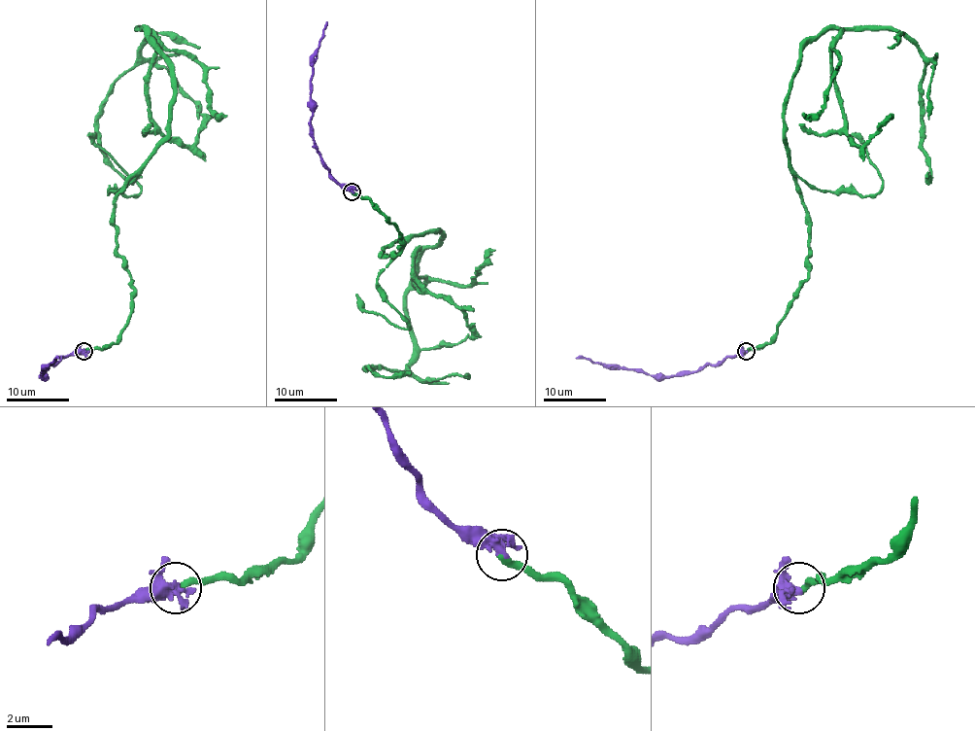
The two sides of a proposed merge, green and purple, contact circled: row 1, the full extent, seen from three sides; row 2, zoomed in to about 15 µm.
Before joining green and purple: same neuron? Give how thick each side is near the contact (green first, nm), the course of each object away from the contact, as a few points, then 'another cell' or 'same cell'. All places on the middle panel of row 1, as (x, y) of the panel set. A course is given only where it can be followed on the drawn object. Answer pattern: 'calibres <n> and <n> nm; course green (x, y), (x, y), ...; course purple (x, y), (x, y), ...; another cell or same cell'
calibres 280 and 300 nm; course green (352, 192), (399, 231), (399, 254), (383, 255), (441, 234), (407, 295), (413, 359), (366, 368), (410, 373); course purple (352, 192), (329, 173), (313, 140), (313, 55), (326, 22); same cell

